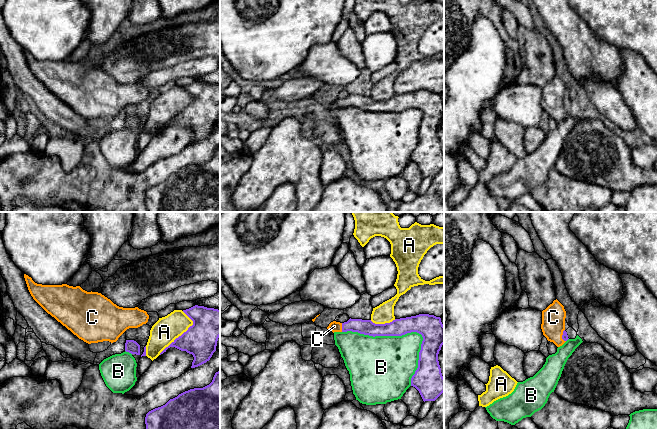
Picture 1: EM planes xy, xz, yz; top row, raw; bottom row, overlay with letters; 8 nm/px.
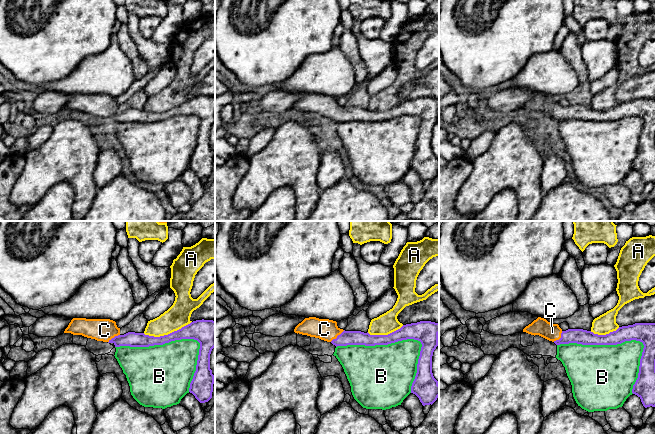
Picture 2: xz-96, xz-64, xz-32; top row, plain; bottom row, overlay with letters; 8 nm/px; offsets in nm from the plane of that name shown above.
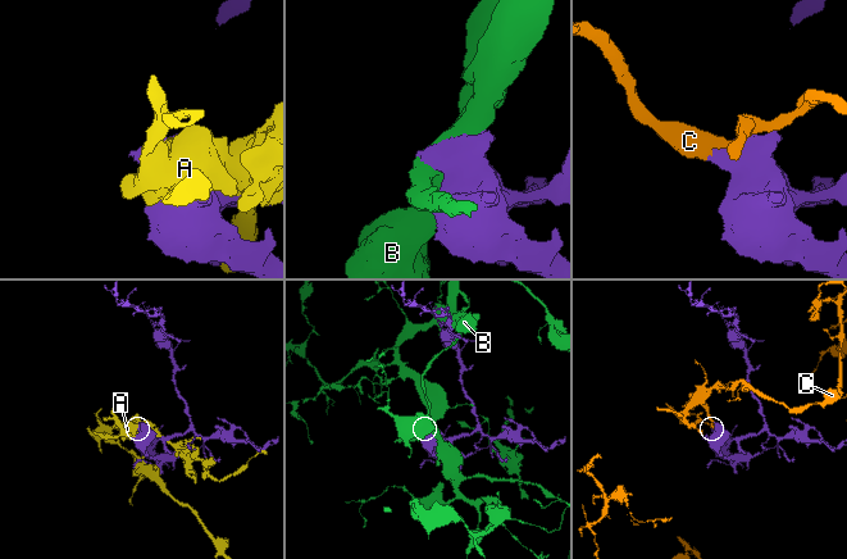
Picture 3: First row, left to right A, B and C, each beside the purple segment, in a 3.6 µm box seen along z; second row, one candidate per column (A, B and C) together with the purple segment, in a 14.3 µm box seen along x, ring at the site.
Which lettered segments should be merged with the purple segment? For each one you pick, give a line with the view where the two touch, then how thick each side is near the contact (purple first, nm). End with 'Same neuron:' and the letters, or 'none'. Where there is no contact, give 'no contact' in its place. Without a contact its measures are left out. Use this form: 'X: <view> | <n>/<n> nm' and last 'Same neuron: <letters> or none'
C: xz | 120/90 nm
Same neuron: C

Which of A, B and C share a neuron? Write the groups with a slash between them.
A / B / C

